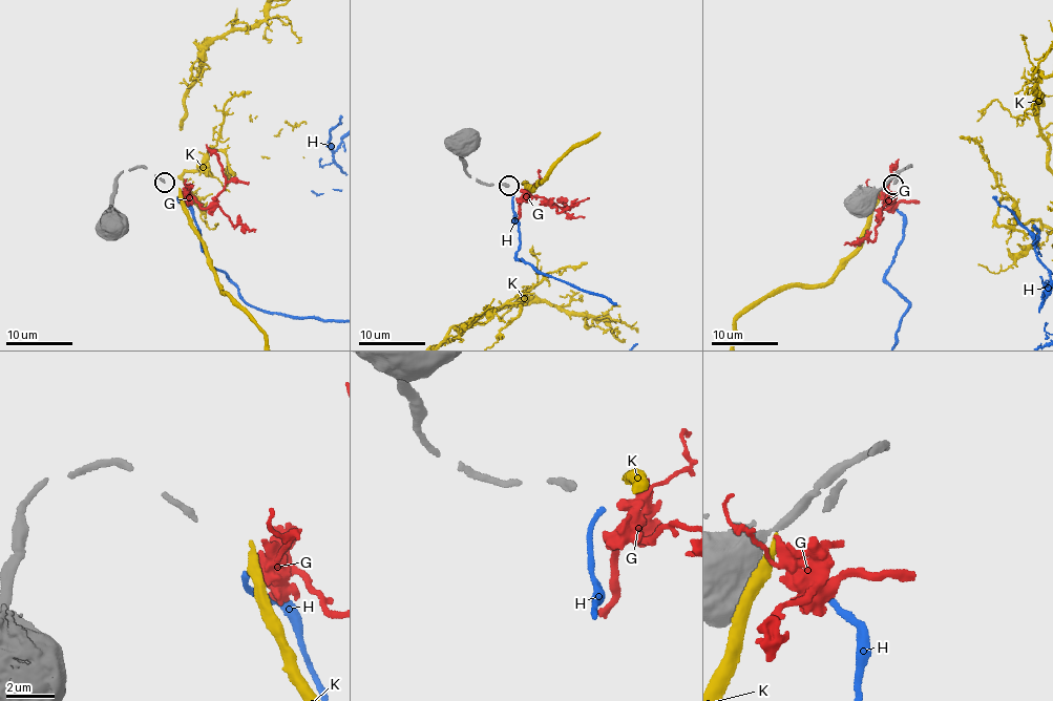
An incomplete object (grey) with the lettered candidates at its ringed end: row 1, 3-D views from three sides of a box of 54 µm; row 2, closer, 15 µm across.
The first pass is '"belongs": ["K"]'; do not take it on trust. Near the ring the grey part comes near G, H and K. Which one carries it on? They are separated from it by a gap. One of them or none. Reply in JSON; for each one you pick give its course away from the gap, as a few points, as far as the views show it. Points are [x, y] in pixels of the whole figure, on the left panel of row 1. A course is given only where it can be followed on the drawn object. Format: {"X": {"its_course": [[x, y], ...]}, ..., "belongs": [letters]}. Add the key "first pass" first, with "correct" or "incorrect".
{"first pass": "incorrect", "belongs": []}

